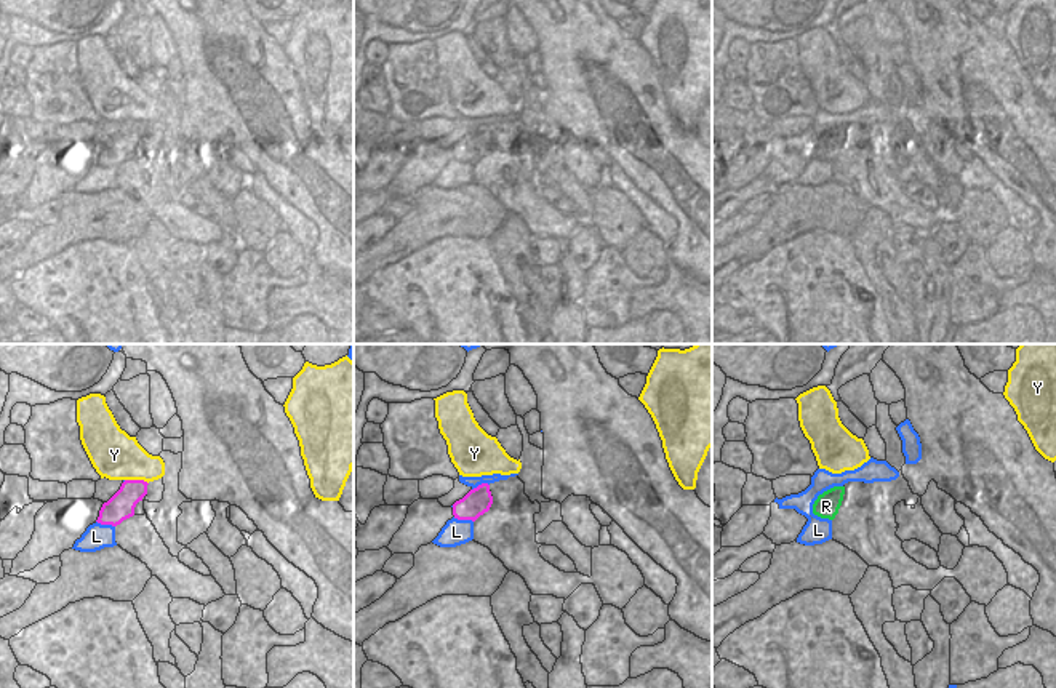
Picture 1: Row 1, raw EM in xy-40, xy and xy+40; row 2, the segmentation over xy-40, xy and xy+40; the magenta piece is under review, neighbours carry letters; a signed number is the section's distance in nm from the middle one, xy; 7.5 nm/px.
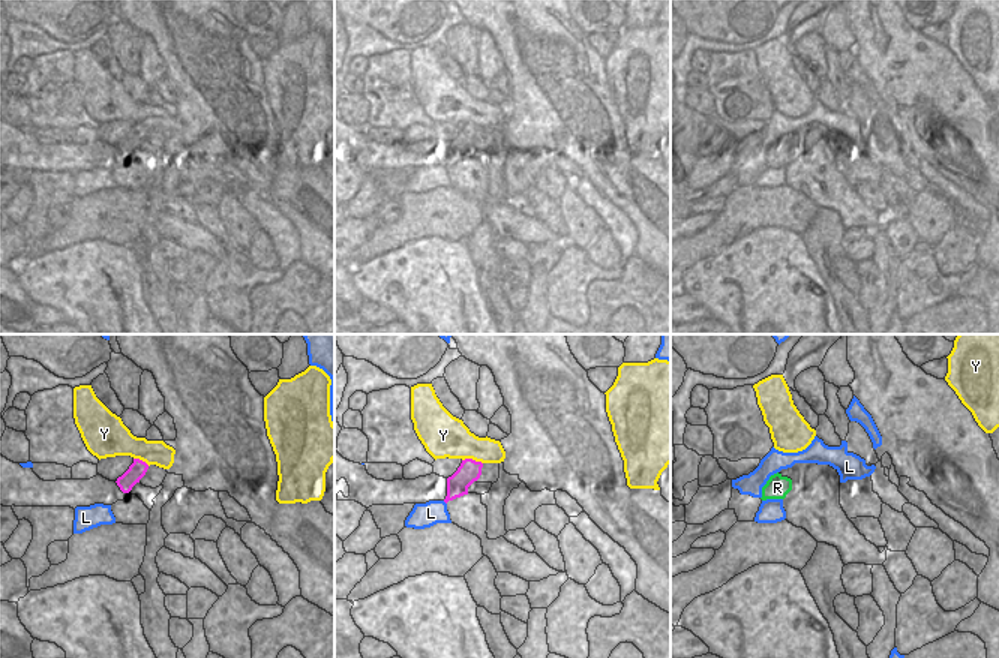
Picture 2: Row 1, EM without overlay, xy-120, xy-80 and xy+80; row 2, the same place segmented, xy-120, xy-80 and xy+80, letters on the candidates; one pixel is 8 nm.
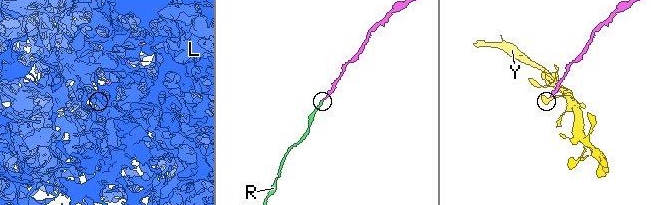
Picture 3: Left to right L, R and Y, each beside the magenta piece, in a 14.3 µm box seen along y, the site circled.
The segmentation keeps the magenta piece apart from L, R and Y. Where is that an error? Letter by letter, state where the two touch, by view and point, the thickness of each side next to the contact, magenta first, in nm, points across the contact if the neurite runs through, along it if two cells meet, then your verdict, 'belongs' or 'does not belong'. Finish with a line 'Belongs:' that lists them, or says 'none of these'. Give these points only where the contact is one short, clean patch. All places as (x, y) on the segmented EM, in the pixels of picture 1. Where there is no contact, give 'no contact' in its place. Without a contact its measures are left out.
L: contact xy (463, 519); calibres 200 and 190 nm; does not belong
R: no contact; belongs
Y: contact xy-40 (136, 480); calibres 200 and 360 nm; border xy-40 (125, 479), (143, 479), (148, 484); does not belong
Belongs: R

